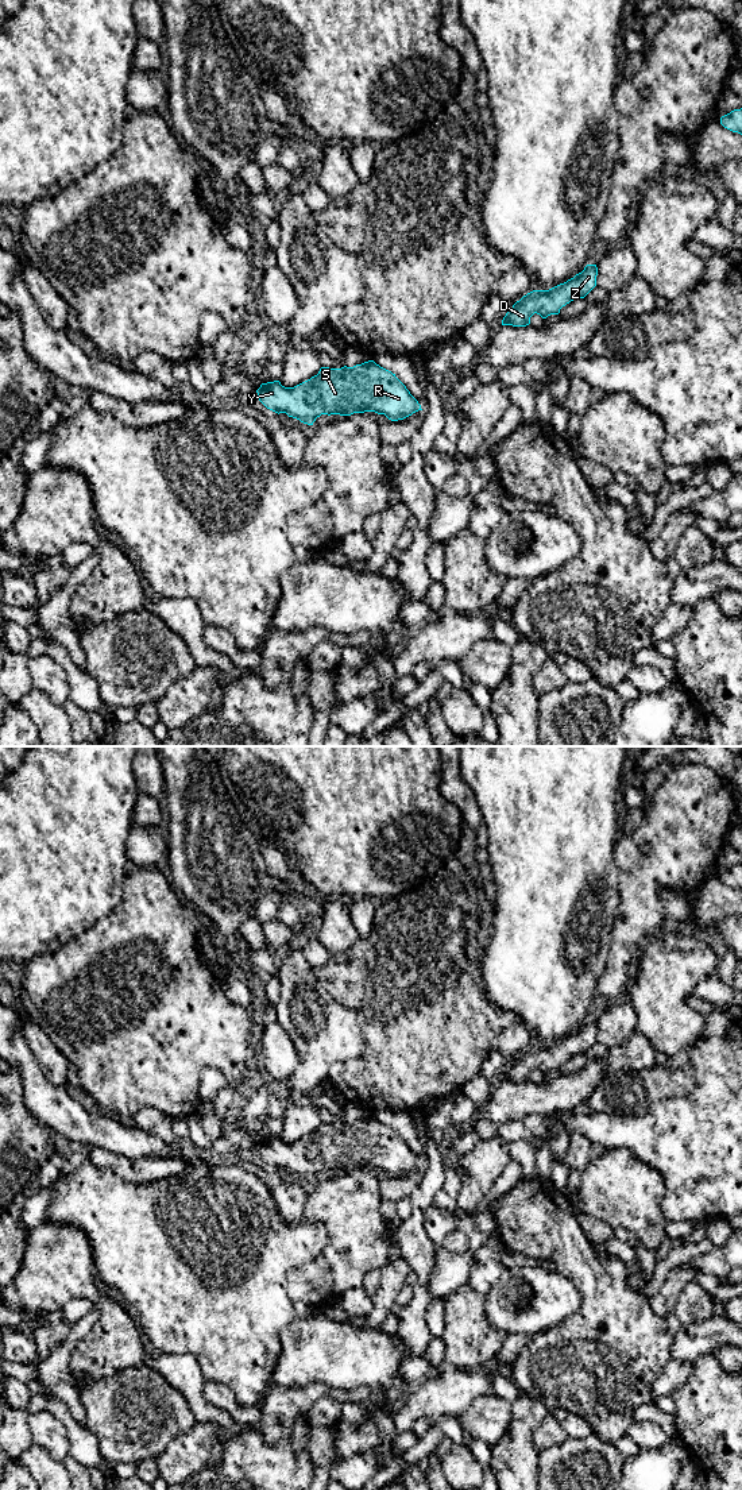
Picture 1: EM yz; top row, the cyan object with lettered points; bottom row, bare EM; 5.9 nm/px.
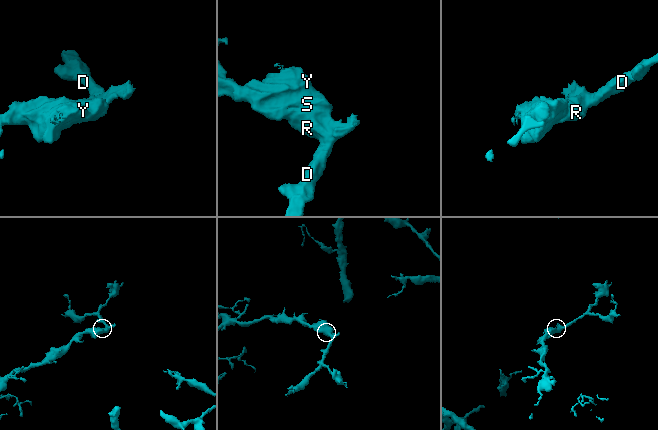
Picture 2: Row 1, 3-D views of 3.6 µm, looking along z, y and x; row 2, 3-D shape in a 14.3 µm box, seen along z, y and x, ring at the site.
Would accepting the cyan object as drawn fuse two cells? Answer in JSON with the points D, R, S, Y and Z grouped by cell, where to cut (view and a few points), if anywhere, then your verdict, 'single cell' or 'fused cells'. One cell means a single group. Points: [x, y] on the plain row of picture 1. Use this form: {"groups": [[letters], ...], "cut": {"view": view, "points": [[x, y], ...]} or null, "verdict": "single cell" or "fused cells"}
{"groups": [["D", "R", "S", "Y", "Z"]], "cut": null, "verdict": "single cell"}

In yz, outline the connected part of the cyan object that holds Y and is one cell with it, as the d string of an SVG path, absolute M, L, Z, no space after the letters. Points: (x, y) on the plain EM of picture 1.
M374 1116L353 1123L321 1123L318 1130L294 1142L285 1143L279 1136L262 1139L256 1146L259 1157L275 1169L286 1169L304 1180L313 1181L321 1170L351 1171L353 1169L375 1167L384 1170L391 1177L403 1176L422 1166L418 1157L391 1127L380 1123Z

